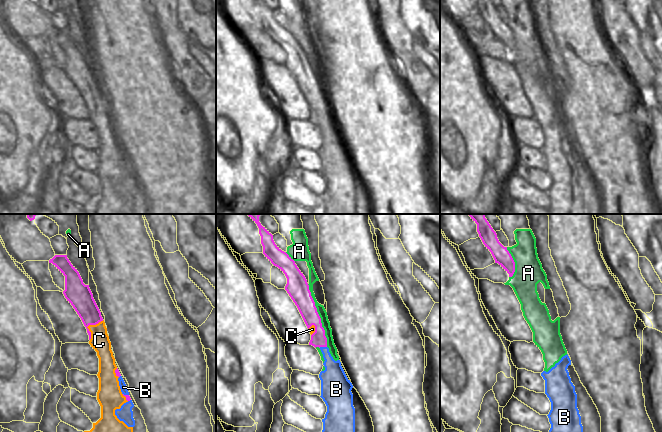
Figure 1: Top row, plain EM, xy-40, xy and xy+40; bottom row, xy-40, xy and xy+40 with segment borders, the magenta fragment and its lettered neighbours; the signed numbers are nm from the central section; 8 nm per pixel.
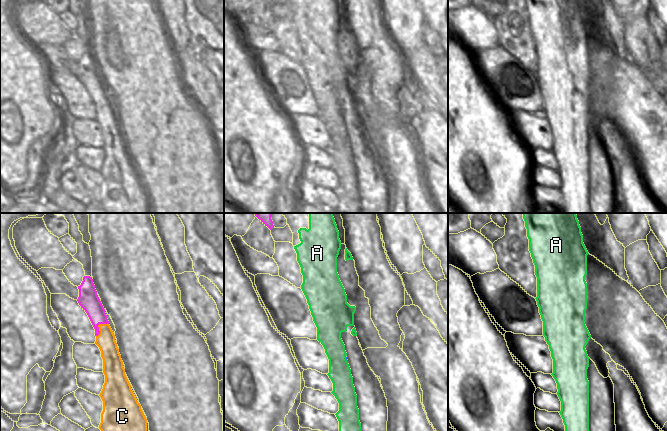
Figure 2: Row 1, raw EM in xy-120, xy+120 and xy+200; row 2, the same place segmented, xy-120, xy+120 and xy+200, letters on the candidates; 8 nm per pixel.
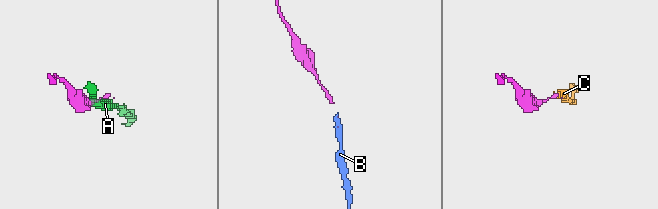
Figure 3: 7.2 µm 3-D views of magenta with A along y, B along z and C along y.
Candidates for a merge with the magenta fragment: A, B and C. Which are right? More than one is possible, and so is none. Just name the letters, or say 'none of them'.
C

